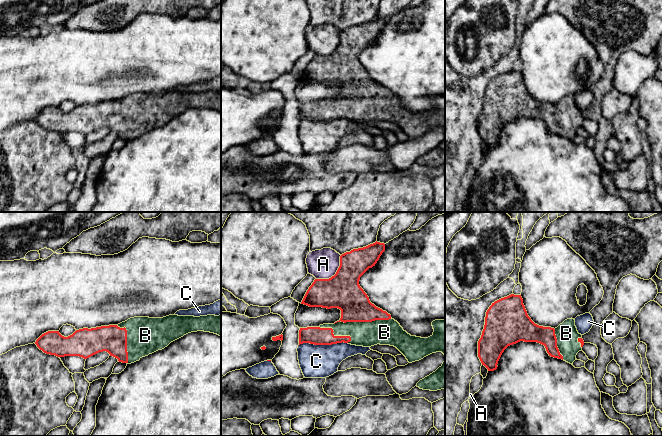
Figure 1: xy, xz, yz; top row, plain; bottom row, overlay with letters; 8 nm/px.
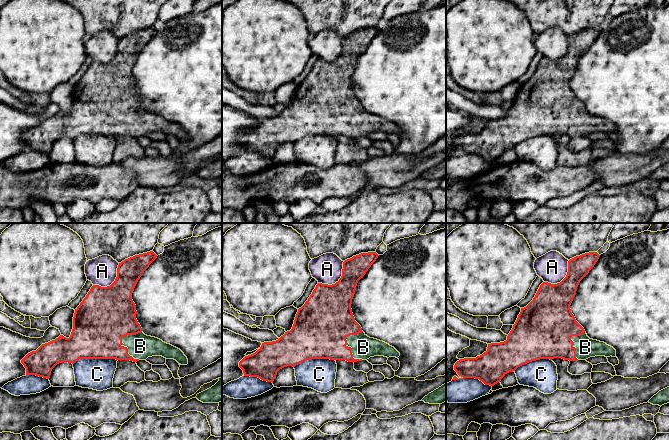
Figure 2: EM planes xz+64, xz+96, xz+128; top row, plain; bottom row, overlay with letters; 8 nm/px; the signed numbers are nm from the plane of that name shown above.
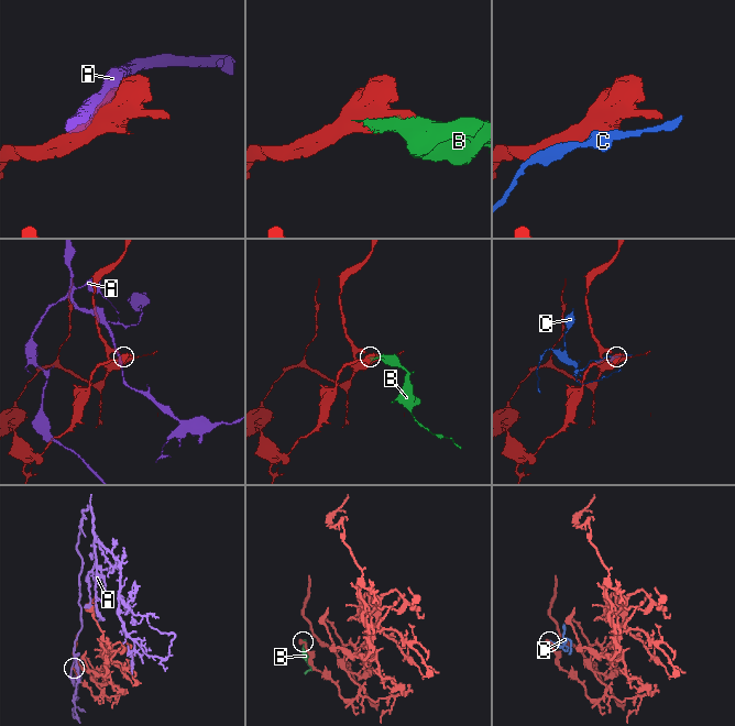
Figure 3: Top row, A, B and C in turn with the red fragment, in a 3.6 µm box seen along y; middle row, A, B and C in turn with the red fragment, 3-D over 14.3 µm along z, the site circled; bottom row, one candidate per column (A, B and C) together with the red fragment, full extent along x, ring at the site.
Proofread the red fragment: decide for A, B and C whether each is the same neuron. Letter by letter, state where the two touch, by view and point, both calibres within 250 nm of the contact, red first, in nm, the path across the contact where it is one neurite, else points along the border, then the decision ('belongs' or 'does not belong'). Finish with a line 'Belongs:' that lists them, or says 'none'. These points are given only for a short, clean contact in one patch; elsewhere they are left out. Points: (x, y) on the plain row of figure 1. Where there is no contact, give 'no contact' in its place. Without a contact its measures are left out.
A: contact xz (335, 50); calibres 280 and 240 nm; does not belong
B: contact xz (362, 97); calibres 260 and 200 nm; belongs
C: contact xz (323, 120); calibres 140 and 280 nm; does not belong
Belongs: B

